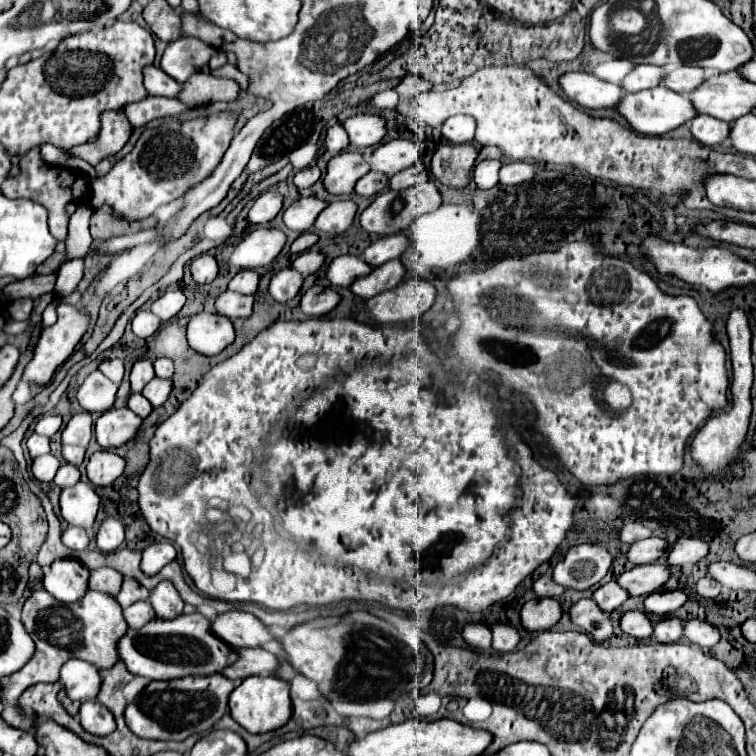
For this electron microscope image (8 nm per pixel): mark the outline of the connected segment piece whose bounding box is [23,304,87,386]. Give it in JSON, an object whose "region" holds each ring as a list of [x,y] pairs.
{"region":[[[59,304],[57,314],[59,314],[59,320],[57,320],[53,326],[43,328],[41,338],[39,338],[39,344],[35,346],[35,356],[33,356],[33,360],[27,364],[27,368],[25,368],[25,372],[23,372],[23,378],[25,378],[29,384],[37,384],[37,386],[49,384],[49,380],[51,380],[53,374],[55,374],[55,370],[71,356],[73,348],[79,344],[81,336],[87,332],[87,316],[85,316],[85,312],[81,312],[79,306]]]}

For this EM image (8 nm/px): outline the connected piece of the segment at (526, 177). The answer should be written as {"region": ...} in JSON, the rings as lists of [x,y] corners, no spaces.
{"region":[[[511,162],[511,164],[505,164],[499,172],[499,178],[501,178],[501,184],[523,184],[523,182],[529,182],[535,178],[535,170],[533,170],[533,164],[527,164],[527,162]]]}

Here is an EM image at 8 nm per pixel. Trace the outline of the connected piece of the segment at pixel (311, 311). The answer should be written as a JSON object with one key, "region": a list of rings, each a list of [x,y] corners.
{"region":[[[325,288],[323,292],[305,292],[301,298],[301,310],[313,318],[325,316],[339,304],[339,300],[341,296],[333,288]]]}

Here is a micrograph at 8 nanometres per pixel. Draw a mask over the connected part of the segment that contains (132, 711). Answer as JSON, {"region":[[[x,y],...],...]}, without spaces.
{"region":[[[223,674],[185,676],[167,682],[151,682],[135,702],[125,708],[125,722],[139,738],[149,740],[185,740],[191,734],[207,732],[227,712],[227,698],[235,684]]]}

